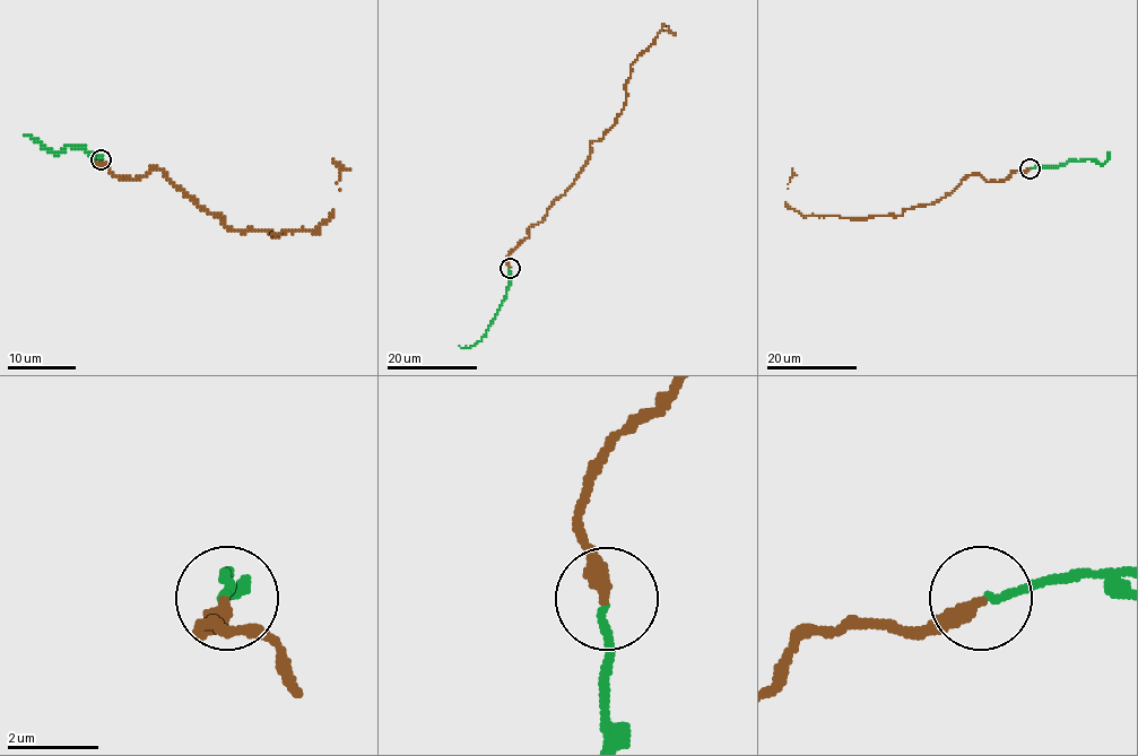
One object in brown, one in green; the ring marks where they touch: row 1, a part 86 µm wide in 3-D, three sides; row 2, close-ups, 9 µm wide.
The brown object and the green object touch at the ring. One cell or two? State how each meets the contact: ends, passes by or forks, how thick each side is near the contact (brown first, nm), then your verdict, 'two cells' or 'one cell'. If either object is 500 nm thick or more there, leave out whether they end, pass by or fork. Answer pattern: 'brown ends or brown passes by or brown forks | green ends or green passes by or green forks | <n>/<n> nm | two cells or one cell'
brown ends | green ends | 360/150 nm | one cell

